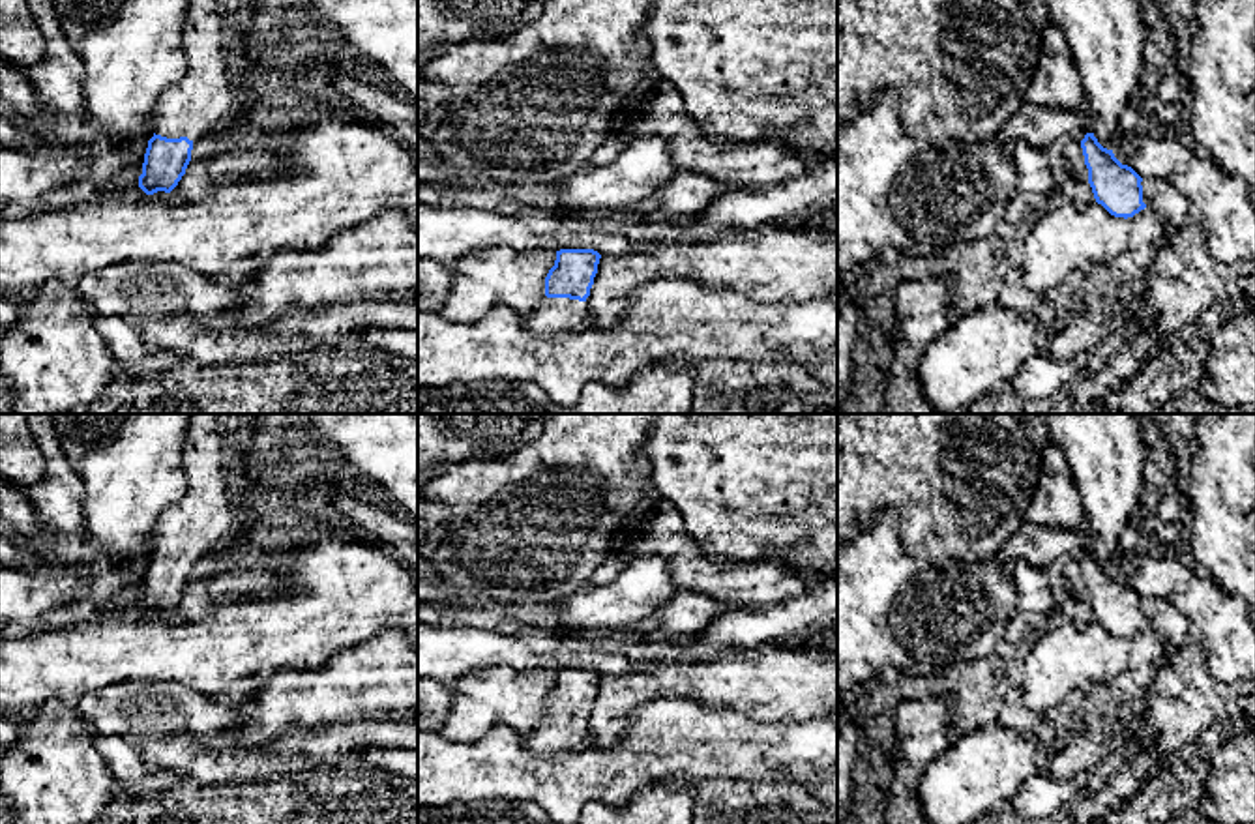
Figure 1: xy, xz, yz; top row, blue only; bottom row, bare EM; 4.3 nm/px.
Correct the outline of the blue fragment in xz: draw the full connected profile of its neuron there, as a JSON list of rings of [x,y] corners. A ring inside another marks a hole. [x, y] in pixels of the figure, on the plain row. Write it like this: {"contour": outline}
{"contour": [[[560,669],[545,697],[545,717],[524,743],[538,757],[581,751],[588,745],[586,717],[601,674],[594,669]]]}

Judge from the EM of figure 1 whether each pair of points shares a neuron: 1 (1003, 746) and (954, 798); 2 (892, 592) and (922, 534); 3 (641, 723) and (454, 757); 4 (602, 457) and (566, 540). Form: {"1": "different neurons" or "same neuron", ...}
{"1": "same neuron", "2": "different neurons", "3": "same neuron", "4": "same neuron"}

